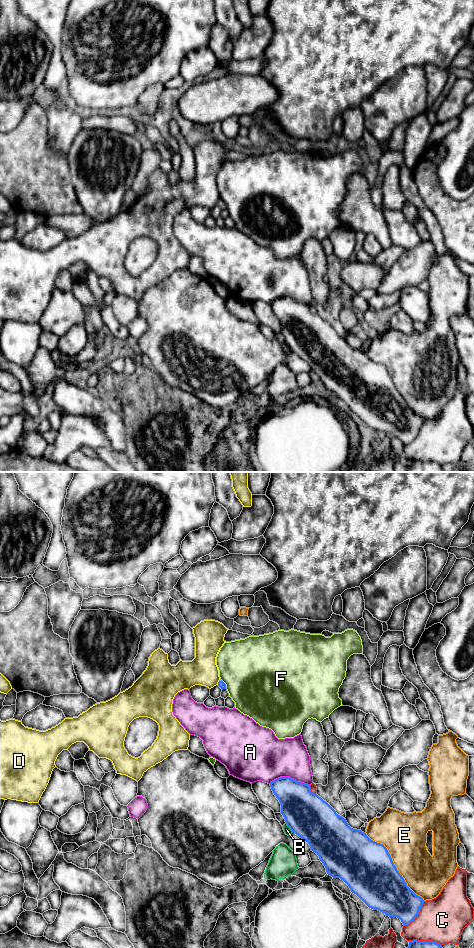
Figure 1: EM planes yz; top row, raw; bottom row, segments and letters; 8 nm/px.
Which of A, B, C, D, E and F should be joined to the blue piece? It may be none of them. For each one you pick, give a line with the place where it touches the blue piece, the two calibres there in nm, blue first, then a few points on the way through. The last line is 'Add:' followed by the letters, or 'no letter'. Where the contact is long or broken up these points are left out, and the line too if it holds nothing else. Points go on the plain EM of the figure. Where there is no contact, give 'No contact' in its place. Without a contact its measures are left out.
Add: no letter

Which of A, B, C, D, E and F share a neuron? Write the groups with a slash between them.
A / B / C / D / E / F

